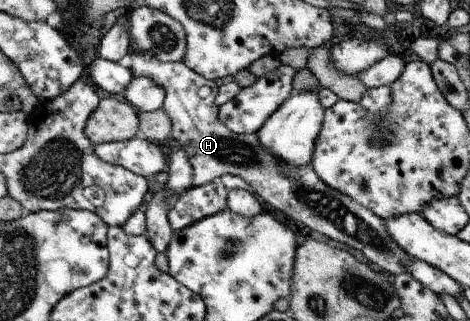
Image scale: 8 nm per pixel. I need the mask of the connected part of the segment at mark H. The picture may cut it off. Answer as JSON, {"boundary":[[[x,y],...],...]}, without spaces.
{"boundary":[[[129,51],[132,59],[130,71],[132,75],[140,77],[150,77],[154,83],[158,83],[164,91],[164,103],[162,109],[166,111],[166,115],[170,117],[172,124],[172,141],[176,141],[188,155],[188,161],[193,167],[193,180],[198,184],[204,185],[214,181],[214,179],[226,174],[242,177],[248,185],[250,185],[252,192],[258,193],[258,197],[262,197],[266,203],[270,203],[272,207],[276,207],[278,211],[286,213],[287,219],[294,219],[304,223],[307,227],[319,233],[323,233],[329,239],[332,239],[338,244],[348,245],[361,251],[369,261],[377,264],[388,276],[395,276],[399,273],[408,273],[404,267],[408,263],[412,263],[413,258],[406,253],[400,245],[394,241],[386,233],[386,225],[378,215],[374,215],[370,209],[366,209],[364,205],[356,203],[350,197],[334,191],[328,187],[326,183],[318,177],[312,165],[306,167],[296,167],[290,165],[286,161],[282,161],[280,157],[274,157],[270,150],[258,141],[258,135],[253,134],[236,134],[230,131],[223,125],[222,121],[218,119],[219,107],[214,103],[216,95],[218,95],[217,82],[208,81],[202,75],[198,75],[194,70],[190,69],[186,63],[174,61],[158,61],[152,53],[140,53],[140,51]]]}

